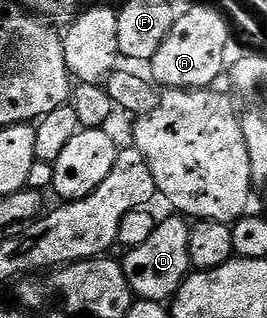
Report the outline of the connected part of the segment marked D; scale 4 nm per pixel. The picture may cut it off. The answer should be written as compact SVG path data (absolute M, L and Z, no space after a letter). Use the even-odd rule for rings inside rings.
M171 215L157 224L154 235L146 239L146 243L138 243L138 247L127 250L122 257L124 274L132 288L133 298L142 301L171 302L188 278L192 269L190 259L190 225L183 216Z

